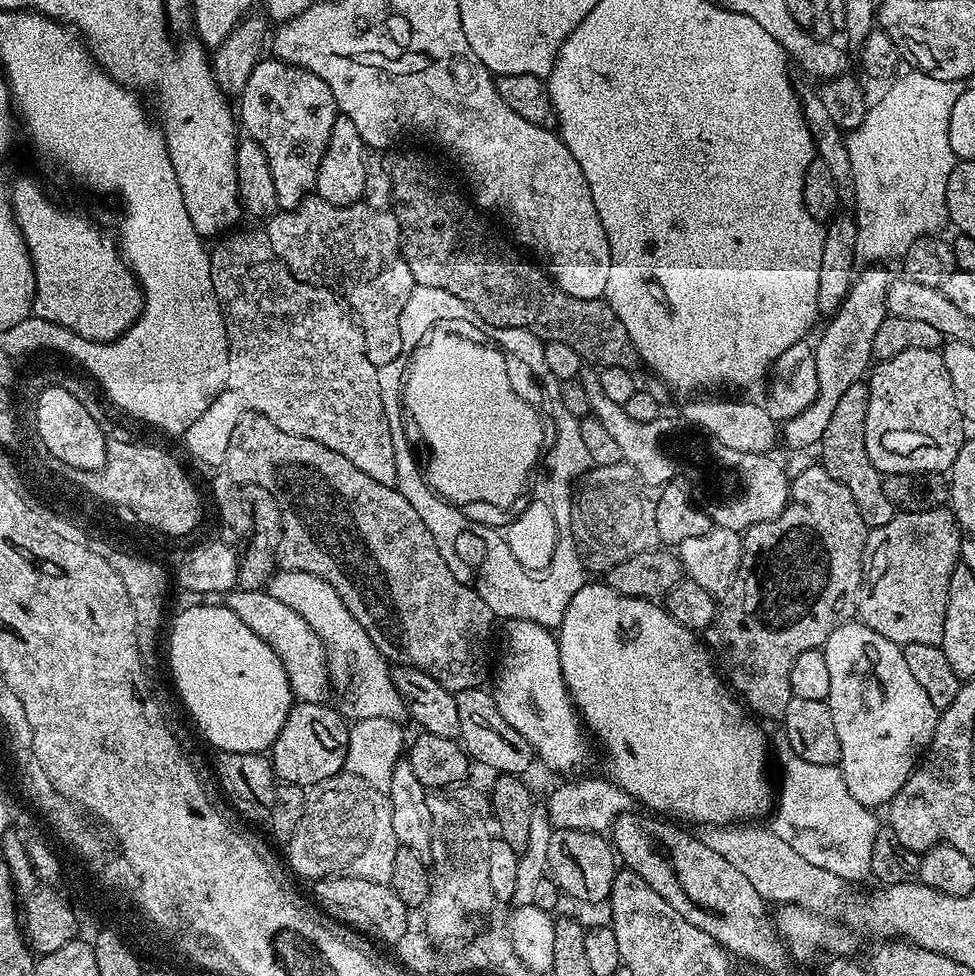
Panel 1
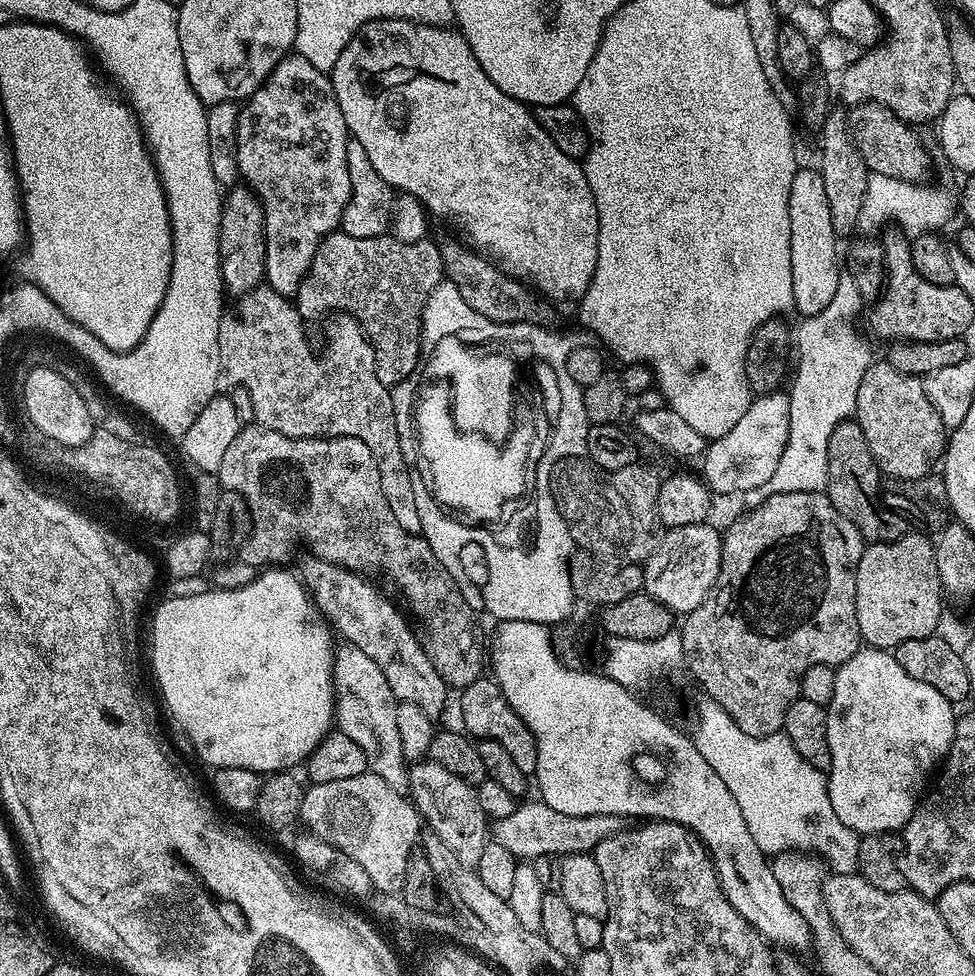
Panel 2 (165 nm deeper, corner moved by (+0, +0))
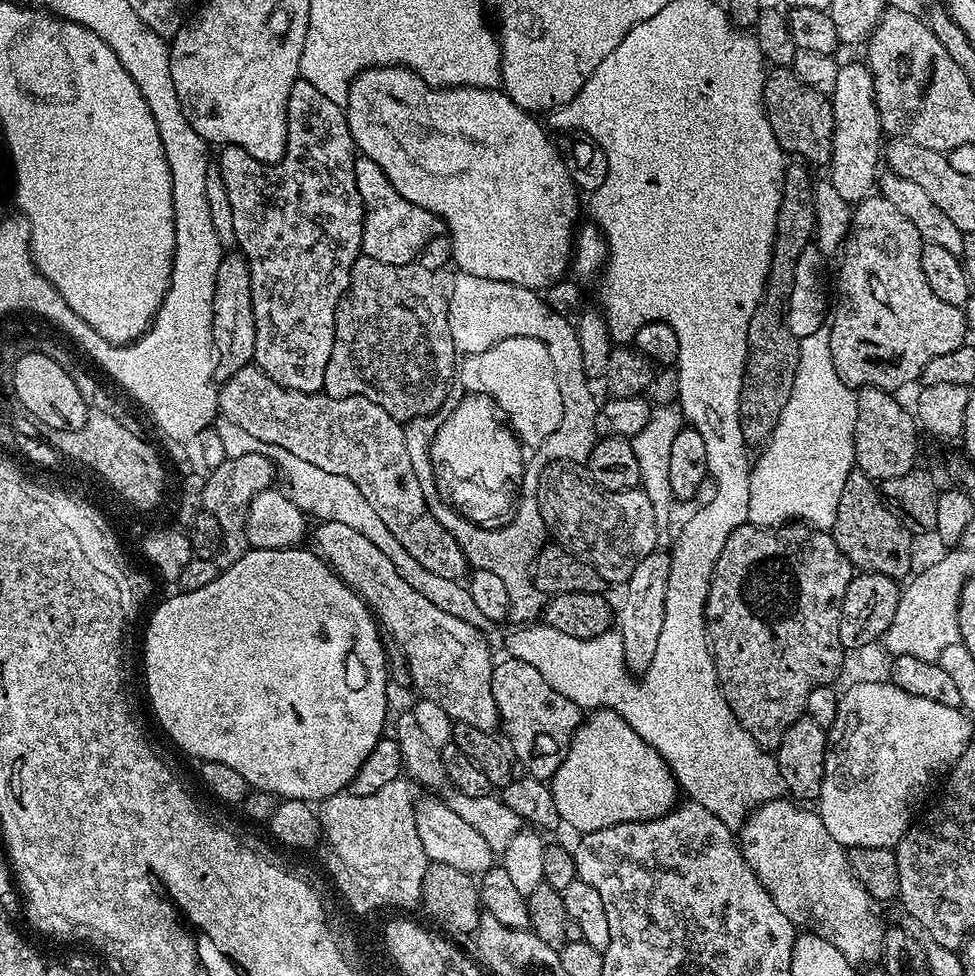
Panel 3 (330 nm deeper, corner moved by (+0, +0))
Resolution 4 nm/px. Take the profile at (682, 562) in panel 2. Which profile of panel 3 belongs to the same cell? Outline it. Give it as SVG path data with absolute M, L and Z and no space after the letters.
M657 550L642 558L626 581L624 590L624 606L617 611L616 622L623 640L623 652L627 671L642 674L653 661L654 650L657 649L658 635L661 634L665 614L665 588L669 580L671 555Z

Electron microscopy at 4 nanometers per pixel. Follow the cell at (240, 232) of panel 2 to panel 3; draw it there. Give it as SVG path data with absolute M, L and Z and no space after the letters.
M228 250L220 257L218 274L214 278L214 302L212 303L212 351L214 376L223 382L238 370L251 365L256 345L254 306L250 294L250 266L239 251Z

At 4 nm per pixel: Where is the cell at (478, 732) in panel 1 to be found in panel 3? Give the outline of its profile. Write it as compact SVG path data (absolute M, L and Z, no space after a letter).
M504 658L492 669L492 694L496 713L500 716L499 727L504 728L503 739L514 757L515 763L524 767L523 771L535 780L551 781L552 775L558 770L558 766L568 753L568 747L572 741L572 735L582 723L582 709L571 701L570 698L554 688L549 682L530 666L527 662L516 659Z

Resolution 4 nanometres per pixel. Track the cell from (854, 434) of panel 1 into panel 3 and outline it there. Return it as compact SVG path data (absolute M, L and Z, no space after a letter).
M853 470L846 478L846 486L842 486L842 498L838 498L834 526L830 531L838 550L842 550L853 569L889 576L897 582L903 581L913 571L913 533L888 507L877 481L862 471Z

